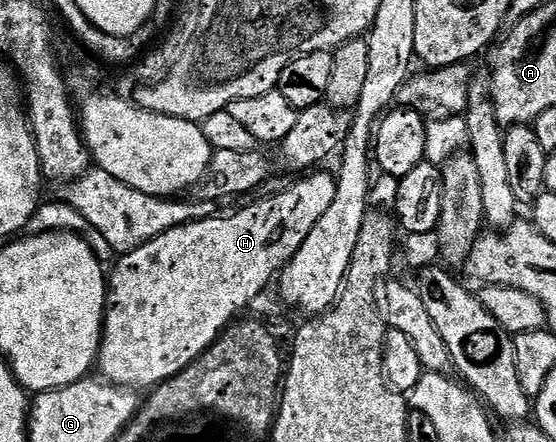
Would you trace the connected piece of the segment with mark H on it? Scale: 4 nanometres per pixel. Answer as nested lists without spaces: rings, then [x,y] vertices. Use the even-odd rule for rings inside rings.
[[[312,171],[301,176],[304,178],[301,181],[294,182],[289,189],[284,189],[281,193],[274,194],[273,197],[264,197],[261,201],[256,201],[253,205],[248,205],[245,209],[230,214],[229,217],[204,217],[202,219],[200,217],[186,222],[184,225],[176,226],[156,238],[144,241],[136,250],[117,256],[111,266],[110,276],[106,281],[107,305],[104,311],[104,331],[100,339],[100,356],[98,358],[98,369],[104,372],[101,374],[114,385],[129,387],[148,385],[147,387],[155,387],[161,385],[166,379],[178,375],[186,366],[198,360],[215,343],[216,338],[237,320],[240,314],[236,313],[242,312],[271,281],[273,284],[274,278],[288,264],[291,257],[296,254],[298,247],[302,247],[302,243],[306,239],[306,235],[310,235],[314,223],[318,223],[318,219],[322,219],[322,215],[326,215],[326,207],[330,207],[330,203],[334,203],[336,177],[333,174],[316,172],[320,171]]]

